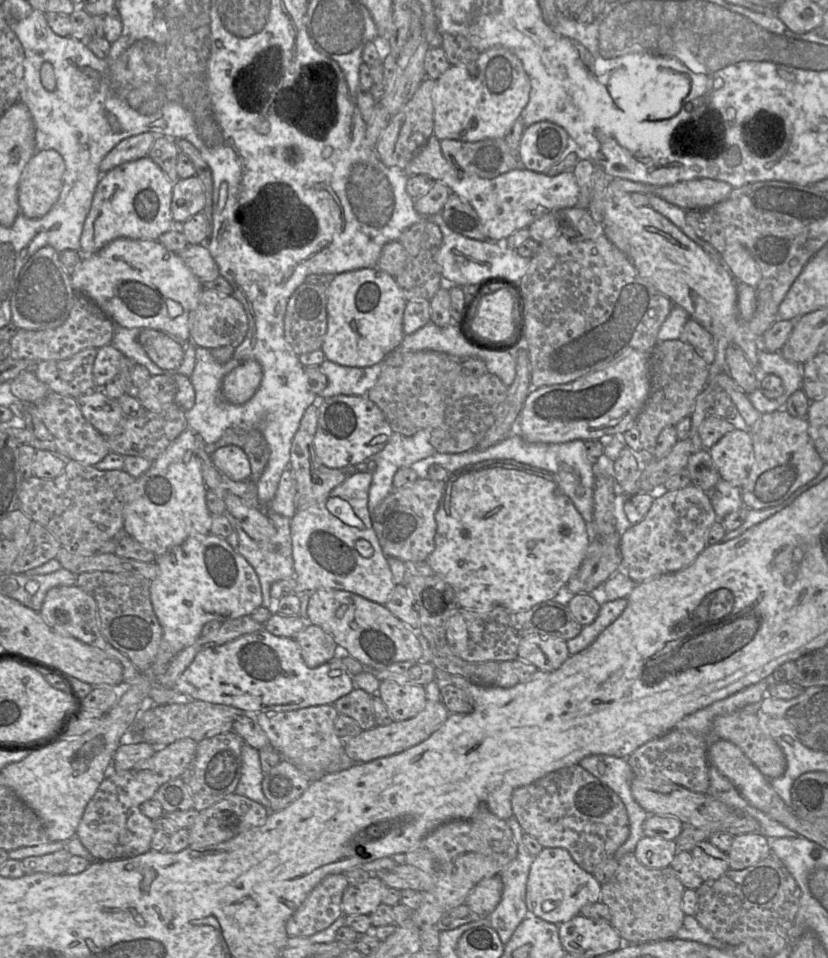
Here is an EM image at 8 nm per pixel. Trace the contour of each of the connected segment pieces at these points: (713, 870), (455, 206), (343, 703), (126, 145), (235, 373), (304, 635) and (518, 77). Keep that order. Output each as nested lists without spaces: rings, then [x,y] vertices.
[[[708,840],[696,843],[690,852],[698,865],[698,872],[703,881],[716,880],[729,869],[727,853]]]
[[[450,194],[441,215],[452,231],[471,239],[487,240],[486,229],[477,212],[458,195]]]
[[[354,688],[349,694],[333,703],[339,714],[353,718],[362,730],[376,726],[372,707],[372,696],[360,688]]]
[[[145,132],[122,140],[103,158],[99,165],[100,172],[106,173],[122,163],[147,156],[157,136]]]
[[[246,360],[223,379],[222,395],[232,404],[249,401],[260,387],[263,369],[256,360]]]
[[[307,624],[294,639],[300,646],[304,663],[309,668],[316,668],[335,658],[337,643],[319,626]]]
[[[493,47],[481,52],[474,66],[451,65],[436,81],[432,93],[433,134],[440,141],[503,139],[527,106],[530,90],[530,80],[521,61],[503,47]]]

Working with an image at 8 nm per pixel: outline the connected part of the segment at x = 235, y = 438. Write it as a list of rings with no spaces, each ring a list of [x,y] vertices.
[[[229,428],[219,441],[207,445],[207,453],[211,455],[218,448],[227,445],[236,445],[244,450],[251,465],[250,480],[257,483],[270,456],[268,443],[262,433],[258,430],[245,431],[240,428]]]

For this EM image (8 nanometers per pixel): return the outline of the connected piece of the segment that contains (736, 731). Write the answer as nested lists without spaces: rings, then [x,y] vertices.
[[[753,703],[730,714],[715,716],[713,729],[720,739],[730,741],[738,746],[765,777],[773,779],[785,772],[786,758],[775,740],[759,727],[759,707],[760,703]]]

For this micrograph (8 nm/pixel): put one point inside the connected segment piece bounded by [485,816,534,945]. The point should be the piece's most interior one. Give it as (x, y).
(511, 911)

